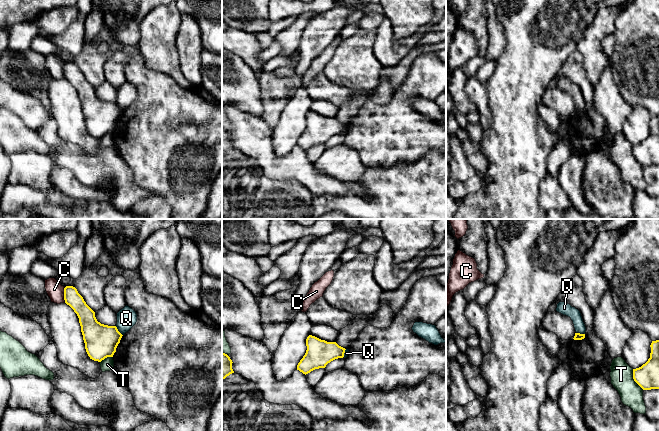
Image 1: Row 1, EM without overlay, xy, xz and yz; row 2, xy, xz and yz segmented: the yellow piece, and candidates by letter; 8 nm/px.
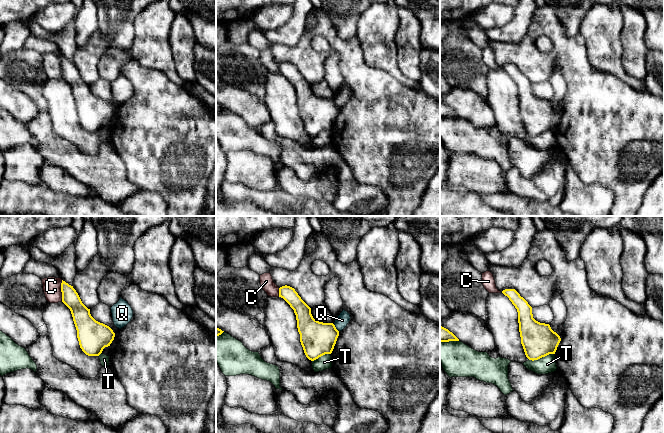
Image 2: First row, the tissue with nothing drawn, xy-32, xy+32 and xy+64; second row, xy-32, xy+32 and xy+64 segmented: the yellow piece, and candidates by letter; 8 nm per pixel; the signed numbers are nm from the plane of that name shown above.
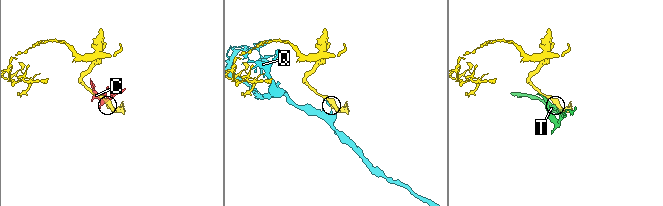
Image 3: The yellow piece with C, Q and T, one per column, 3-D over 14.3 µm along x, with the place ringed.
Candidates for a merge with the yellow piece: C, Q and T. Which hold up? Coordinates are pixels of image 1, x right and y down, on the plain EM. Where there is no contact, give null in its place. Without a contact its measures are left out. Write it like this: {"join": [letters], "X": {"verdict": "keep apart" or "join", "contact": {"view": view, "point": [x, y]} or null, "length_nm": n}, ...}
{"join": [], "C": {"verdict": "keep apart", "contact": {"view": "xy", "point": [64, 70]}, "length_nm": 120}, "Q": {"verdict": "keep apart", "contact": {"view": "xy", "point": [118, 107]}, "length_nm": 100}, "T": {"verdict": "keep apart", "contact": {"view": "yz", "point": [633, 154]}, "length_nm": 190}}

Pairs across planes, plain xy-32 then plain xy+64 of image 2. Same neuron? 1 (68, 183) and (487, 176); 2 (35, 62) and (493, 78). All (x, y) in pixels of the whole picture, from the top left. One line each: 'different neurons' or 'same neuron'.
1: different neurons
2: different neurons

